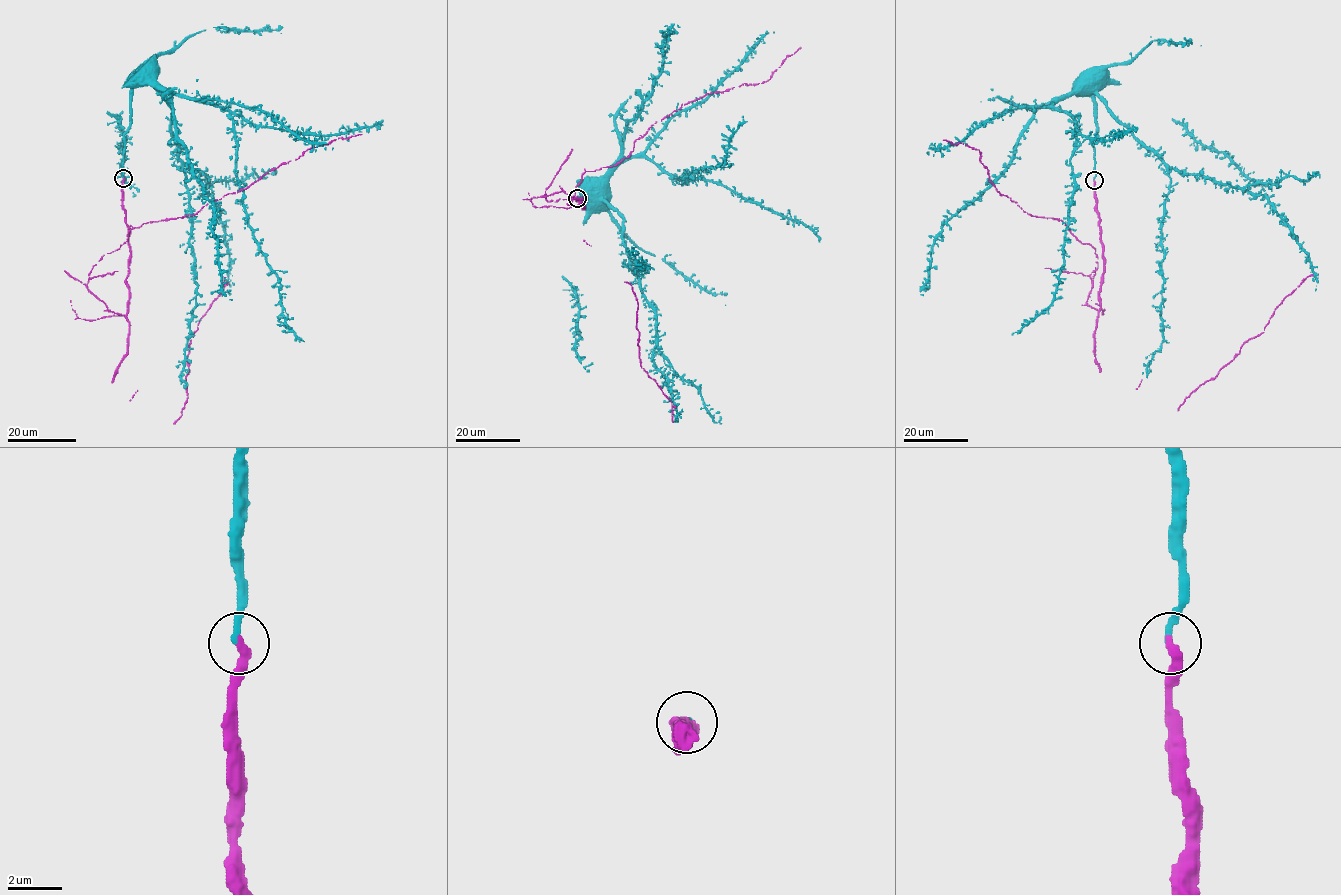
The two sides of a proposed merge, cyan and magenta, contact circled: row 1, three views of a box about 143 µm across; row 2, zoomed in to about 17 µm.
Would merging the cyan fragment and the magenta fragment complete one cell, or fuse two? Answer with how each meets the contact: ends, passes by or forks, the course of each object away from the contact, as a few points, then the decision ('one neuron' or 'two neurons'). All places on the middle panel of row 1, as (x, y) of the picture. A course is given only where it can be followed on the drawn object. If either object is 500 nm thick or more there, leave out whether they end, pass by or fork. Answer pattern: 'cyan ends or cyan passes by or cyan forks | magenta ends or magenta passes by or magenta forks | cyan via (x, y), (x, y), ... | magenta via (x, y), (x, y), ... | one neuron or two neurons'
cyan ends | magenta ends | cyan via (577, 197), (584, 201), (594, 186), (632, 157), (647, 157), (677, 179), (724, 163), (728, 139), (743, 116) | magenta via (577, 197), (543, 196), (571, 198), (682, 104), (763, 83), (800, 47) | one neuron

